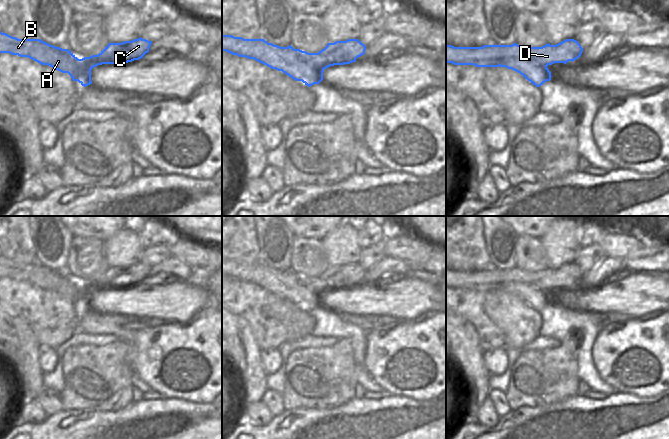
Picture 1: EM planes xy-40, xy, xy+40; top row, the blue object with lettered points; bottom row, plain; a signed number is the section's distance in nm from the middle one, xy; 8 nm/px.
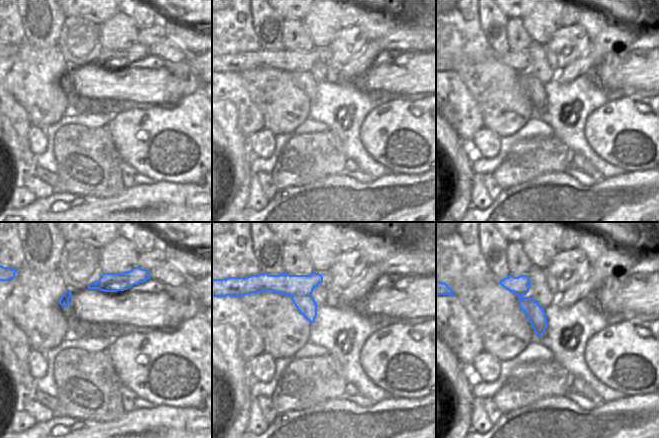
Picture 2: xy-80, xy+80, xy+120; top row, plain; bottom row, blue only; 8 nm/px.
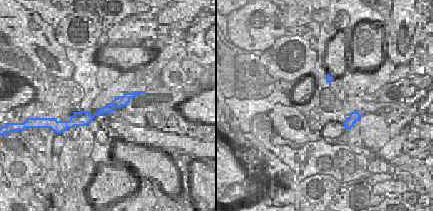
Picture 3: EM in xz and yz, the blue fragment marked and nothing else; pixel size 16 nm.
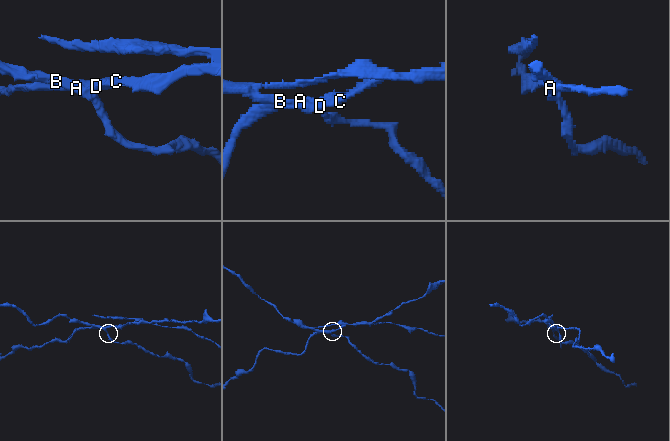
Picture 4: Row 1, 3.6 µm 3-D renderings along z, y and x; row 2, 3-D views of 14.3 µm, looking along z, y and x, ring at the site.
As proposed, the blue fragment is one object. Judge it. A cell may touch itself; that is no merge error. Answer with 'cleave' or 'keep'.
cleave

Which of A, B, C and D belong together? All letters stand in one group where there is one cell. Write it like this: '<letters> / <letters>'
A B / C D

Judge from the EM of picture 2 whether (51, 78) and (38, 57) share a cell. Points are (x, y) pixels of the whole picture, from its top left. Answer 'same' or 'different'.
same

